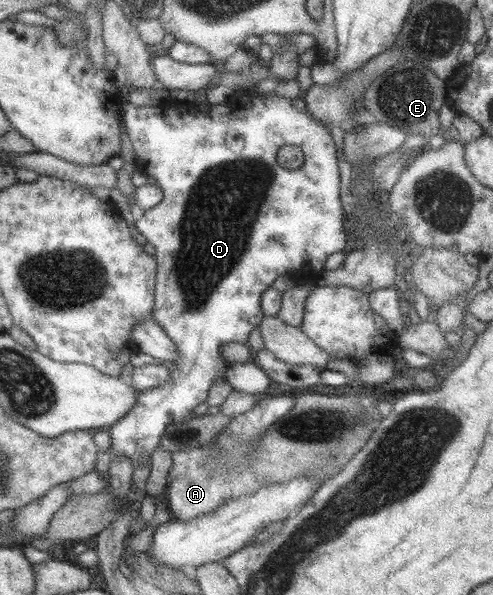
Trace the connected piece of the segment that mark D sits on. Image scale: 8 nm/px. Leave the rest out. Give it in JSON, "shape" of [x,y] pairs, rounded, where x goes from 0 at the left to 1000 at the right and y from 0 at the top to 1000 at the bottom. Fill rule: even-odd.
{"shape":[[[525,155],[523,161],[487,161],[487,158],[469,158],[467,175],[426,176],[420,188],[402,187],[402,192],[337,192],[333,182],[325,178],[290,178],[280,180],[262,175],[256,166],[252,178],[254,197],[252,205],[258,225],[264,227],[266,240],[272,242],[274,261],[278,271],[292,289],[310,296],[318,303],[318,309],[333,321],[333,333],[274,373],[278,387],[296,400],[296,403],[312,415],[314,430],[320,442],[318,464],[318,511],[312,519],[314,539],[327,545],[337,558],[359,575],[361,585],[367,588],[367,605],[353,608],[355,620],[345,642],[304,654],[286,661],[280,679],[254,699],[241,706],[221,726],[225,728],[225,755],[231,765],[260,766],[260,771],[272,778],[272,785],[304,778],[308,763],[316,753],[327,751],[329,733],[349,711],[373,709],[377,703],[387,703],[389,687],[402,679],[418,676],[418,662],[422,652],[442,635],[450,635],[460,620],[462,610],[450,600],[450,582],[469,575],[495,576],[503,571],[505,558],[523,548],[535,526],[529,523],[529,494],[540,482],[552,479],[556,467],[568,462],[592,464],[596,469],[625,472],[649,464],[657,455],[657,439],[669,427],[690,424],[702,413],[702,393],[698,392],[698,376],[694,376],[694,348],[690,348],[690,334],[686,331],[686,281],[682,281],[682,261],[677,255],[677,237],[667,224],[665,213],[649,208],[631,192],[621,187],[617,176],[617,163],[604,161],[592,168],[584,165],[564,165],[558,158],[535,158]],[[586,244],[602,244],[611,249],[617,261],[617,276],[600,286],[580,286],[572,279],[564,279],[560,272],[560,259],[568,252],[580,252]]]}

